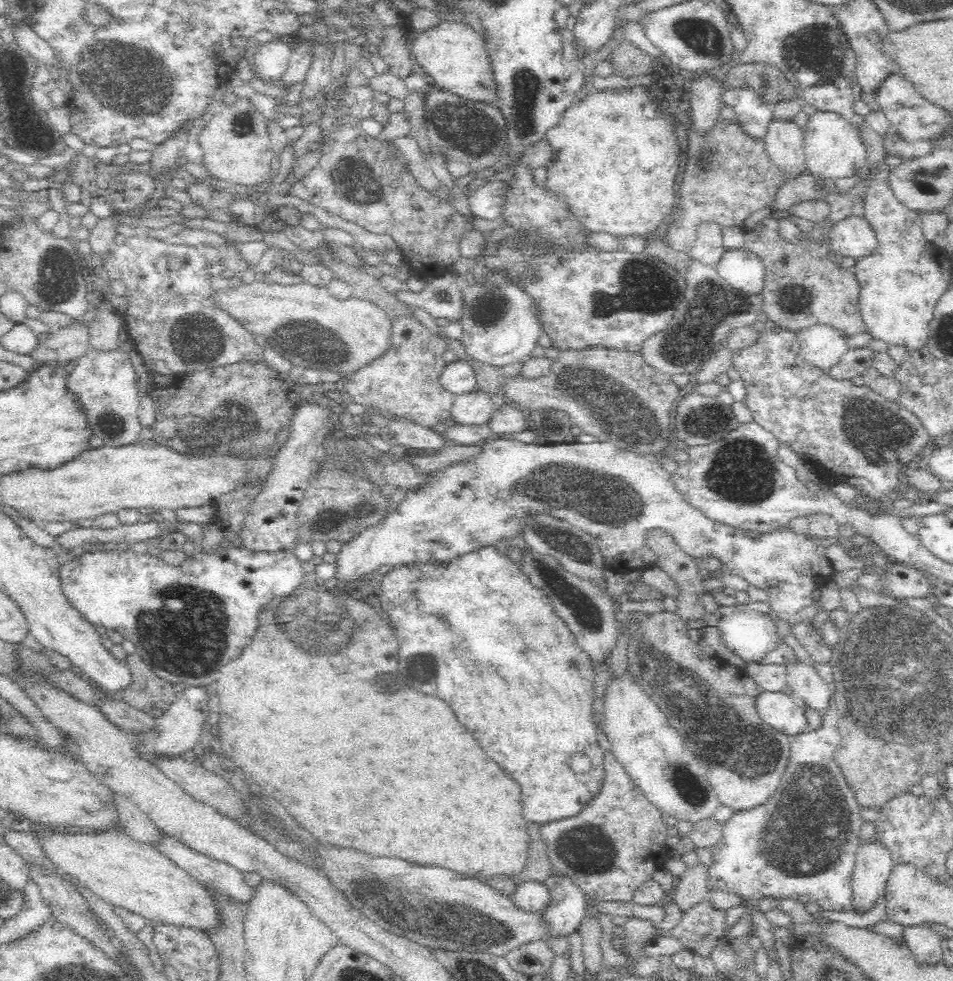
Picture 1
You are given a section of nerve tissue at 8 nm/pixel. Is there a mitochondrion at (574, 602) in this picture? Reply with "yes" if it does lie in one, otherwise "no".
yes

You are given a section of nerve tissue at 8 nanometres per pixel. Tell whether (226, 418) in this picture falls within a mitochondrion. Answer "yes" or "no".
yes

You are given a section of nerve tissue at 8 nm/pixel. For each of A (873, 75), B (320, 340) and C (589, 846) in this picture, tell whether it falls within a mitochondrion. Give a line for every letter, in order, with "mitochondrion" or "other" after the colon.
A: other
B: mitochondrion
C: mitochondrion

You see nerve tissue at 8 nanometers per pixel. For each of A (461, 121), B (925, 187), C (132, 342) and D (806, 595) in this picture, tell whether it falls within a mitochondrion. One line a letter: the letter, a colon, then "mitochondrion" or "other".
A: mitochondrion
B: other
C: other
D: other

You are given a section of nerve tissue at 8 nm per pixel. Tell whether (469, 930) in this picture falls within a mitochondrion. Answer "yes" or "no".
yes

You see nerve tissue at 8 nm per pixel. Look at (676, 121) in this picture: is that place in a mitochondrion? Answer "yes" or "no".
no

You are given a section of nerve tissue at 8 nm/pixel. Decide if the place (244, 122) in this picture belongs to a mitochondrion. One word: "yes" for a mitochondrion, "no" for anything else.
yes

